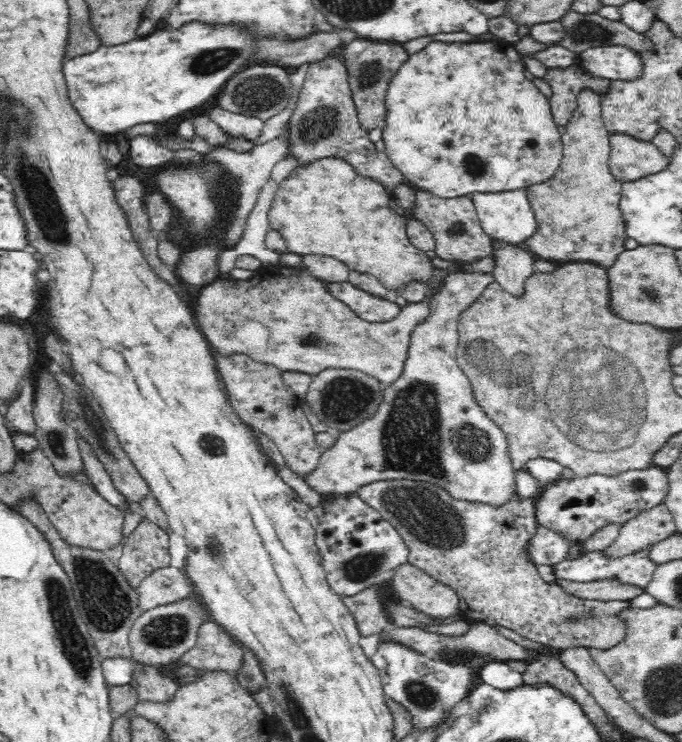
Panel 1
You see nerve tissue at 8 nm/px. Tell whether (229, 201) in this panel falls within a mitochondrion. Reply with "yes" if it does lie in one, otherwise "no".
no

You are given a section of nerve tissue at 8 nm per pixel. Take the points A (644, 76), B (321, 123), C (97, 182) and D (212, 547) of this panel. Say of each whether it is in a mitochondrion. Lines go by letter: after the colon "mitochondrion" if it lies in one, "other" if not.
A: other
B: mitochondrion
C: other
D: mitochondrion

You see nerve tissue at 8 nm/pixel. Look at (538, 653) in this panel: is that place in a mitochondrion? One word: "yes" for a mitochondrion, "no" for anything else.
no

